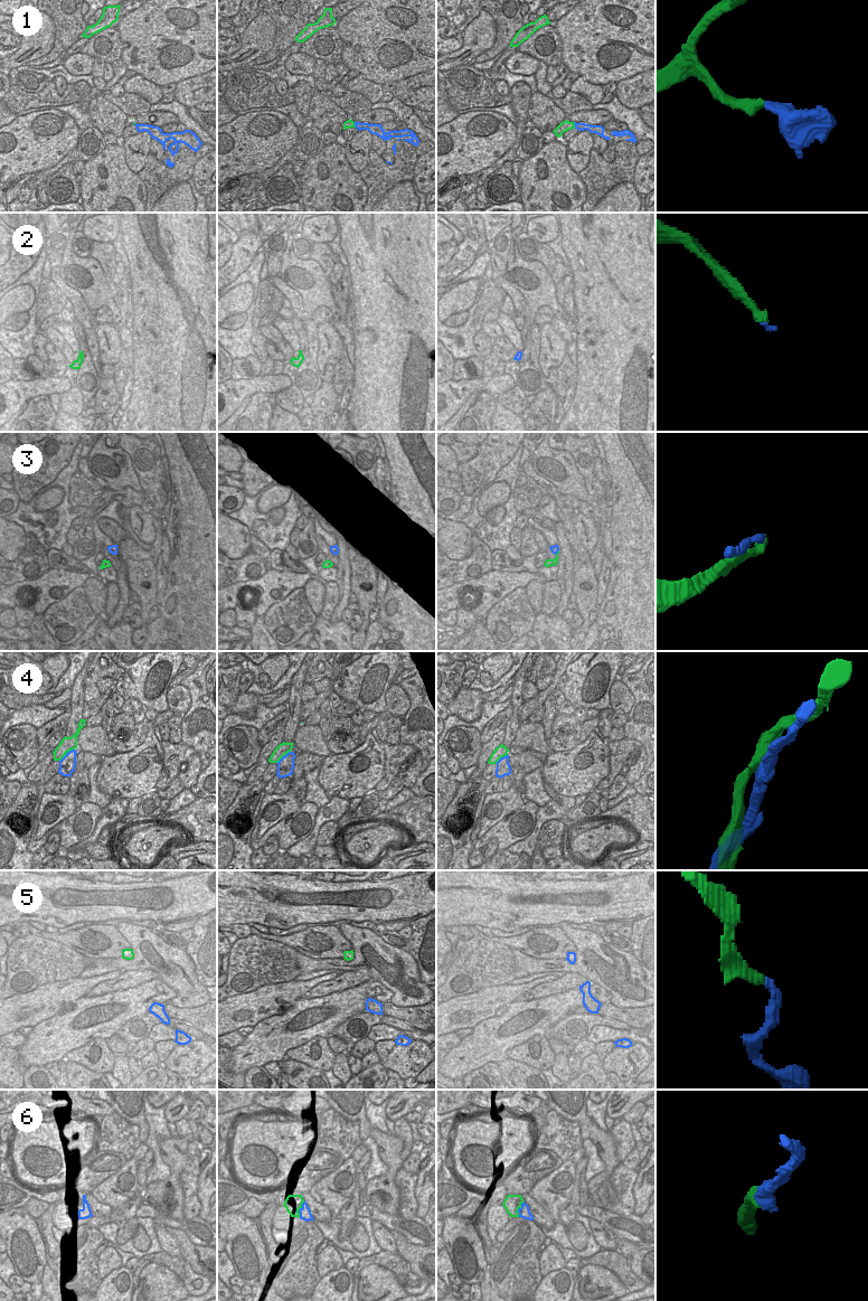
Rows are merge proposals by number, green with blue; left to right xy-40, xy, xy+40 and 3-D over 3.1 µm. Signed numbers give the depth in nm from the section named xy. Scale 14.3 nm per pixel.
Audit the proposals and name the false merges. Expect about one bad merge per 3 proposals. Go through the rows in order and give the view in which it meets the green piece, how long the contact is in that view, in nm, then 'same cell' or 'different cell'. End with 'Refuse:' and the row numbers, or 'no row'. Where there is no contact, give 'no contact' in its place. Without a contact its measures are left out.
1: contact in xy+40; length 100 nm; same cell
2: no contact; different cell
3: contact in xy+40; length 100 nm; different cell
4: contact in xy-40; length 280 nm; different cell
5: no contact; same cell
6: contact in xy; length 260 nm; same cell
Refuse: 2, 3, 4

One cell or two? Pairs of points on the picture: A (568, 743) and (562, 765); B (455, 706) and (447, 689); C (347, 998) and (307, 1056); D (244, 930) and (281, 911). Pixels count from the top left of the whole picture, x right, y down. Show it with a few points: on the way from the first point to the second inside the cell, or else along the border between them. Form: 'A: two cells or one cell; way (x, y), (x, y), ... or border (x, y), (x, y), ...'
A: two cells; border (577, 744), (566, 751), (552, 752)
B: two cells; border (460, 687), (454, 698), (447, 705)
C: two cells; border (327, 1037), (314, 1036), (295, 1047)
D: two cells; border (247, 923), (234, 923), (228, 926)

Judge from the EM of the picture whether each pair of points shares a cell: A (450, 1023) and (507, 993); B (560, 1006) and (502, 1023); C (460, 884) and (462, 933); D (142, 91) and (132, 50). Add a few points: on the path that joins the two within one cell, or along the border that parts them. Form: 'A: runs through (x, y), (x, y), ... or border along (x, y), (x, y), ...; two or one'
A: runs through (464, 1019), (481, 1005), (492, 1000); one
B: runs through (546, 1007), (527, 1008), (517, 1014); one
C: border along (468, 925), (447, 926); two
D: border along (137, 73), (161, 86); two

